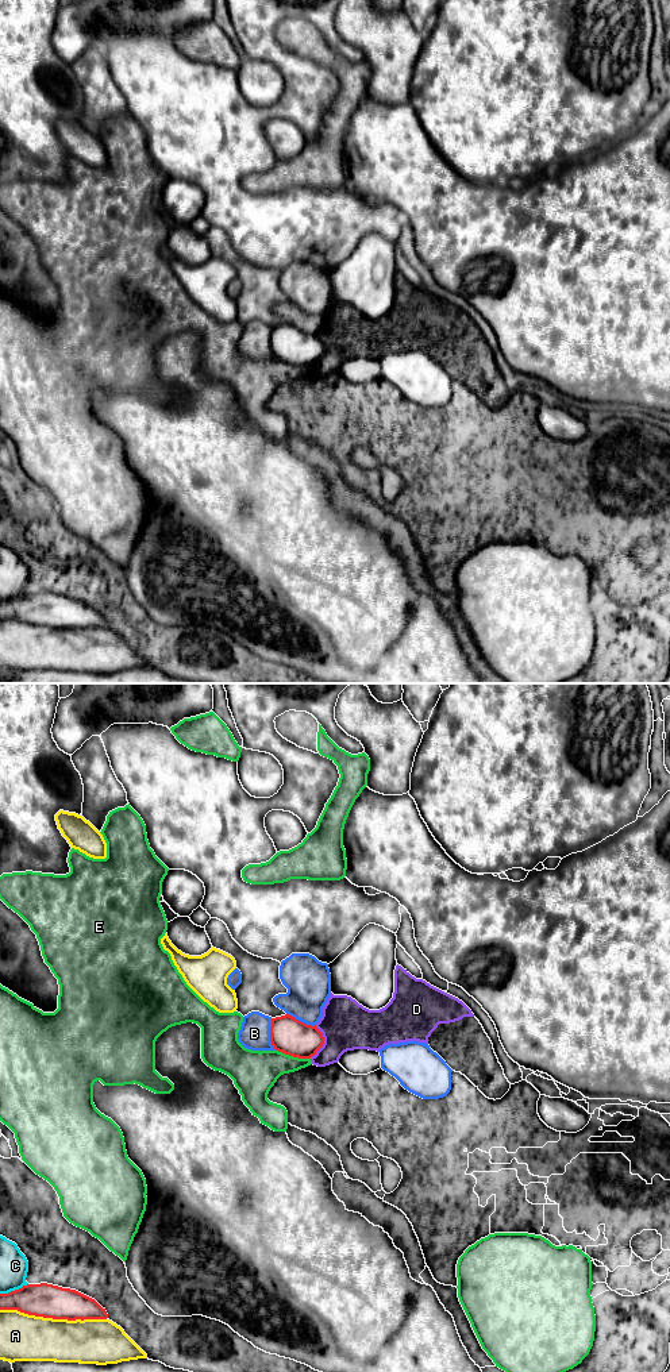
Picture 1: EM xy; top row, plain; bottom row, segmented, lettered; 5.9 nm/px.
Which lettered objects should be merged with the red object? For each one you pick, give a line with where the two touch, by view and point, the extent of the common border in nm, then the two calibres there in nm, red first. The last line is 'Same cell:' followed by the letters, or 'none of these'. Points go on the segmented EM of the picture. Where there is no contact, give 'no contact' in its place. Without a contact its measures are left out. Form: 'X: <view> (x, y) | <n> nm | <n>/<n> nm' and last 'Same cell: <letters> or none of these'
Same cell: none of these

